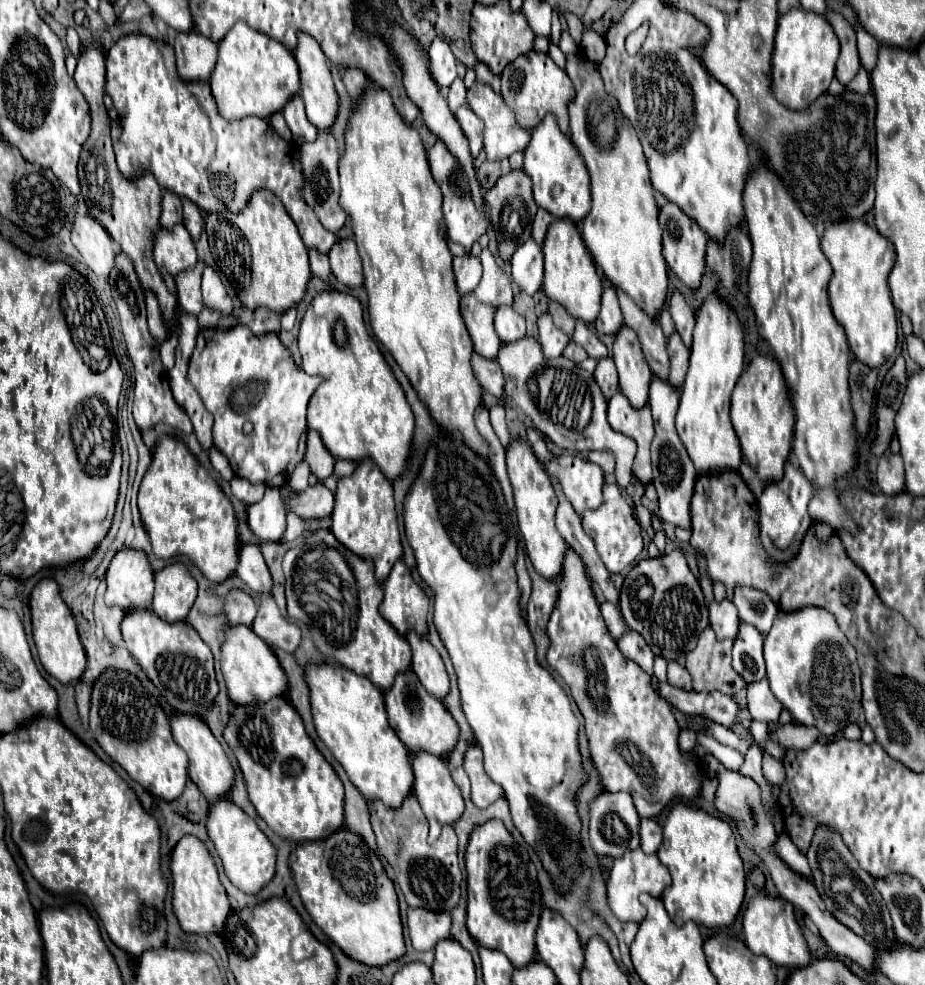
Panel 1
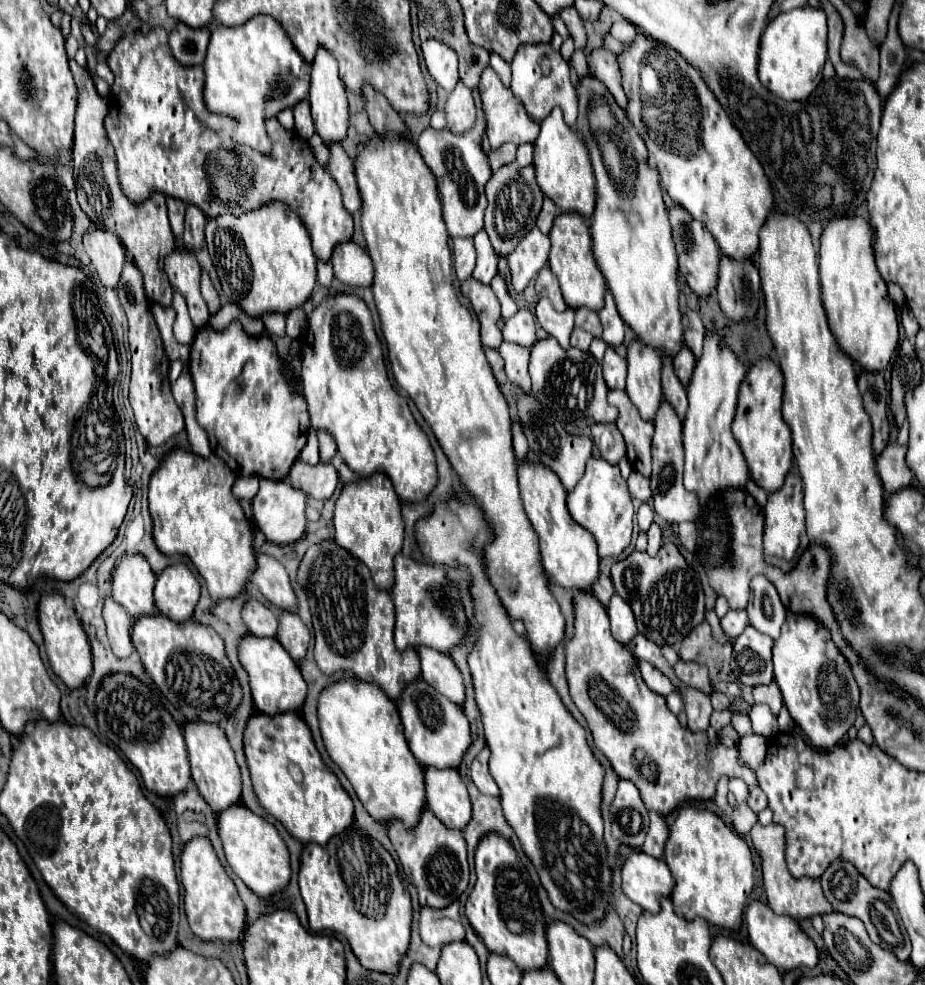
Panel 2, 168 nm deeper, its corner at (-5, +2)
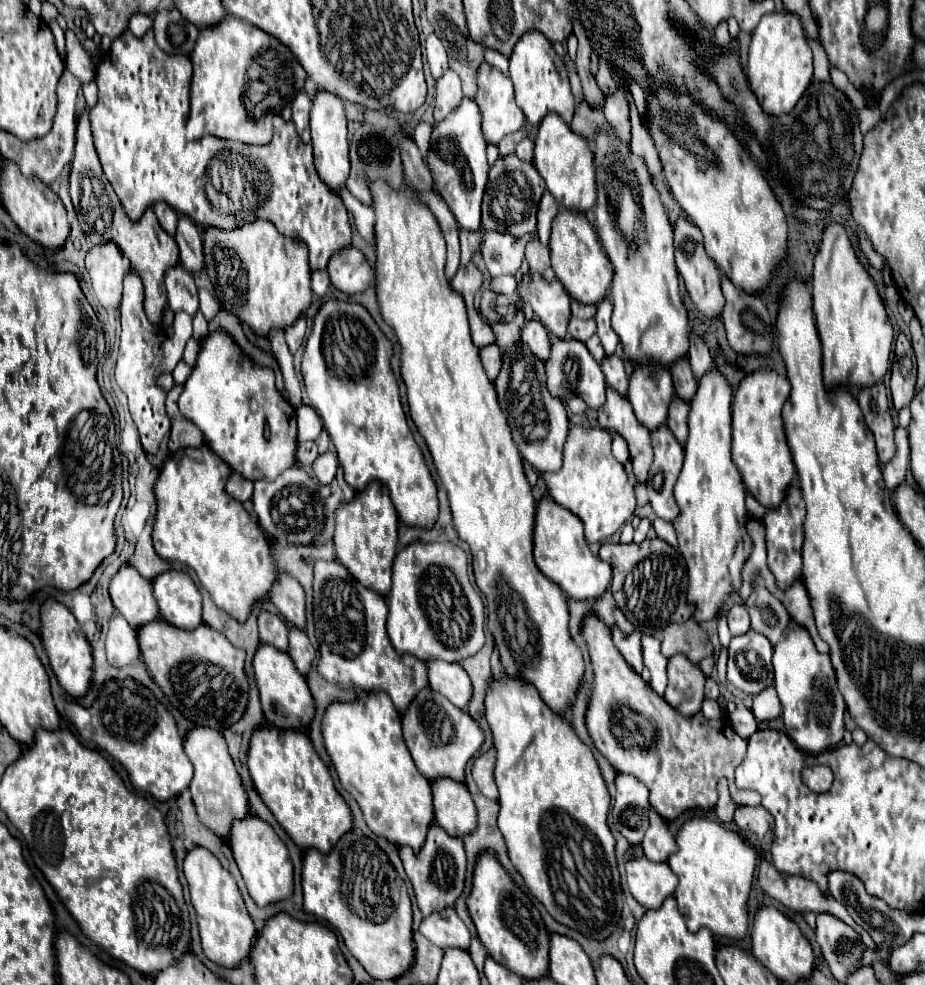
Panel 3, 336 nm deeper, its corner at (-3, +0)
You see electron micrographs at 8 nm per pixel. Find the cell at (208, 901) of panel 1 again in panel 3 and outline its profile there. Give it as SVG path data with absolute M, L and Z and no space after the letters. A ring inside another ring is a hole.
M193 847L189 851L189 857L185 855L183 873L185 879L189 879L189 895L197 913L197 927L205 955L213 963L219 963L223 967L237 967L243 959L249 957L257 931L245 909L235 879L231 877L229 871L221 867L217 857L205 847Z

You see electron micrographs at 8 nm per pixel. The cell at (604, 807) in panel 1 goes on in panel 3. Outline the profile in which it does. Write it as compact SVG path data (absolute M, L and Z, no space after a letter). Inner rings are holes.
M617 775L617 795L613 803L613 827L633 845L643 841L643 833L649 825L649 791L631 775Z

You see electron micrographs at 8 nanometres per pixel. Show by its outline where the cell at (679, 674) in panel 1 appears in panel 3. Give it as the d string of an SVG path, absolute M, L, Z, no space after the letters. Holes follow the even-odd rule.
M675 655L669 659L669 685L667 685L667 701L673 707L683 711L701 711L701 703L705 699L705 675L703 671L689 661L687 655Z

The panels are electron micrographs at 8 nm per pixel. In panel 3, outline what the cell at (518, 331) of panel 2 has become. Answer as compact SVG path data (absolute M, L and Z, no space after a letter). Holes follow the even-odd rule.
M531 319L531 321L527 321L523 325L523 329L521 329L521 343L531 351L533 357L537 357L541 361L547 359L547 353L551 349L547 329L535 319Z

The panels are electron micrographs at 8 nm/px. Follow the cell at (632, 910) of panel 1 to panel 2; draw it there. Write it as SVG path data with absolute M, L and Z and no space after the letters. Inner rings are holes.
M633 851L623 865L623 891L645 911L657 913L661 907L659 899L669 897L673 891L673 877L667 863L643 851Z

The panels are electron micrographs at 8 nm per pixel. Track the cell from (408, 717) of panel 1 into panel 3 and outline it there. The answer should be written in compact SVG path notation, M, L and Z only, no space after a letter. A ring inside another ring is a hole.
M431 687L421 689L407 707L403 715L403 737L417 769L429 781L435 781L435 777L451 777L455 781L463 781L467 761L483 745L483 731L471 719L471 715L455 707L447 697L435 693Z

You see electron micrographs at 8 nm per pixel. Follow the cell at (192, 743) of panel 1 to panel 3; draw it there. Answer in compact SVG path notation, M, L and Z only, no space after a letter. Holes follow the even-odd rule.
M203 727L191 729L185 737L185 755L195 767L195 775L189 789L191 789L193 803L197 807L197 815L215 835L225 839L229 835L231 821L247 817L249 805L223 733L215 729L203 729Z

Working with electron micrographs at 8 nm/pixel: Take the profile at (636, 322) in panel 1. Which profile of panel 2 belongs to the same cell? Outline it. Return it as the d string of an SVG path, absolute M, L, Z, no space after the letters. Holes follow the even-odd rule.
M663 355L663 397L667 403L671 403L671 407L675 409L679 419L685 419L687 413L687 391L681 385L681 381L675 377L673 373L673 365L671 365L671 357Z

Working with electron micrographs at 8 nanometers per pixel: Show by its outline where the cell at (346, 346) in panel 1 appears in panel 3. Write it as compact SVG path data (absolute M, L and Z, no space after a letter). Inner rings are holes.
M339 299L327 301L315 315L311 333L305 343L305 353L301 361L301 373L305 379L305 391L321 415L325 423L325 431L329 433L339 463L345 471L345 481L361 491L373 479L385 481L389 491L393 493L393 505L405 525L411 527L431 527L437 519L437 485L429 473L429 467L423 459L423 451L413 439L409 431L407 417L403 413L399 401L397 381L389 367L391 343L383 335L383 331L375 325L369 311L359 303L345 303Z

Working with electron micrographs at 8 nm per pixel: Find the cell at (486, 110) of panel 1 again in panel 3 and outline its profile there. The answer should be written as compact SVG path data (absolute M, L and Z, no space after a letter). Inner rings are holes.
M483 63L477 71L477 101L483 115L483 137L497 145L505 135L525 127L525 115L515 103L513 81L501 71Z

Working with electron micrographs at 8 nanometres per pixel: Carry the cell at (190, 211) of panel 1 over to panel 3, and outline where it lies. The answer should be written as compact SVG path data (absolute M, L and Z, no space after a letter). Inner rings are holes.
M181 217L179 227L175 233L175 241L179 245L179 257L181 265L195 273L203 269L203 241L201 241L201 229L189 219Z

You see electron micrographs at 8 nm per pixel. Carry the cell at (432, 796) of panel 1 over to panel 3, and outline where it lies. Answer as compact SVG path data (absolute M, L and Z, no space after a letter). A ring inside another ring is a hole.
M439 777L431 783L435 825L445 829L449 835L463 837L475 829L477 811L465 783L449 777Z

